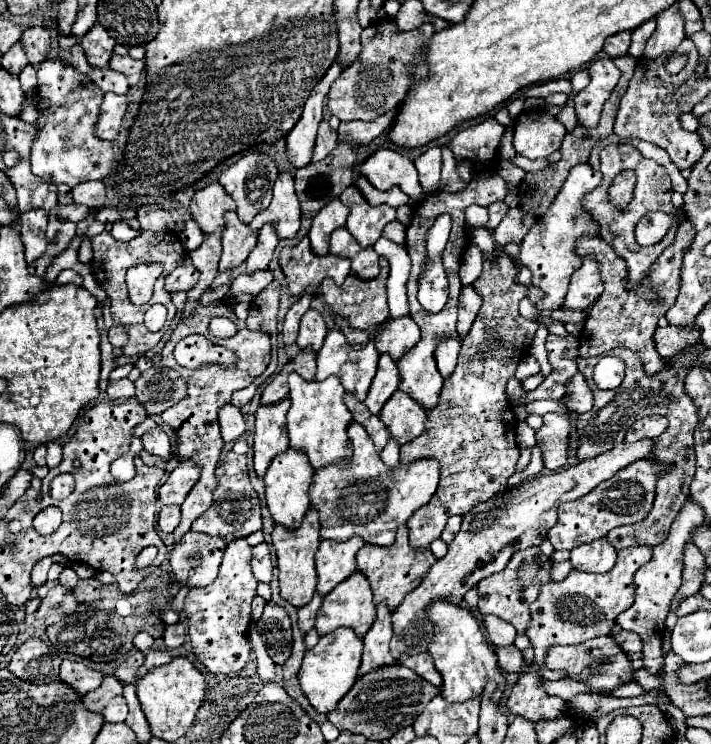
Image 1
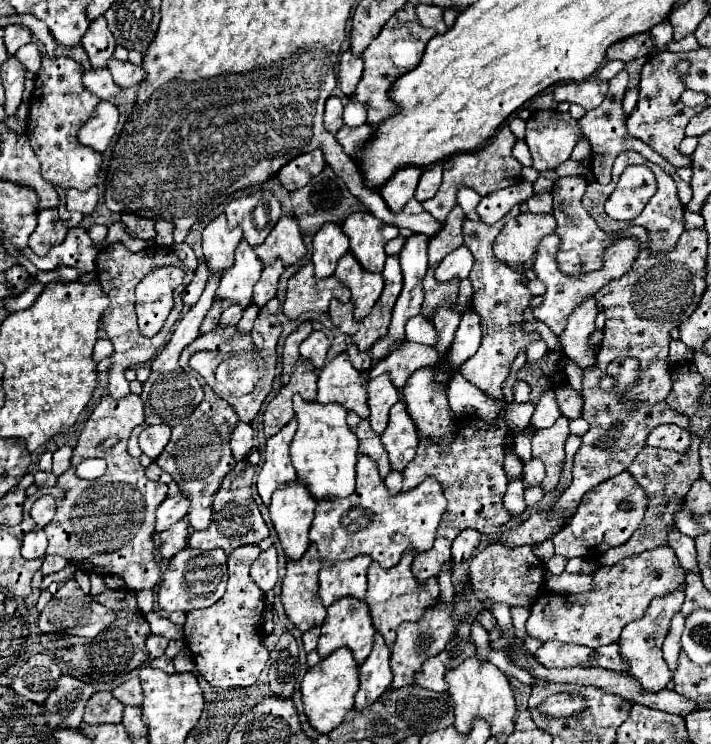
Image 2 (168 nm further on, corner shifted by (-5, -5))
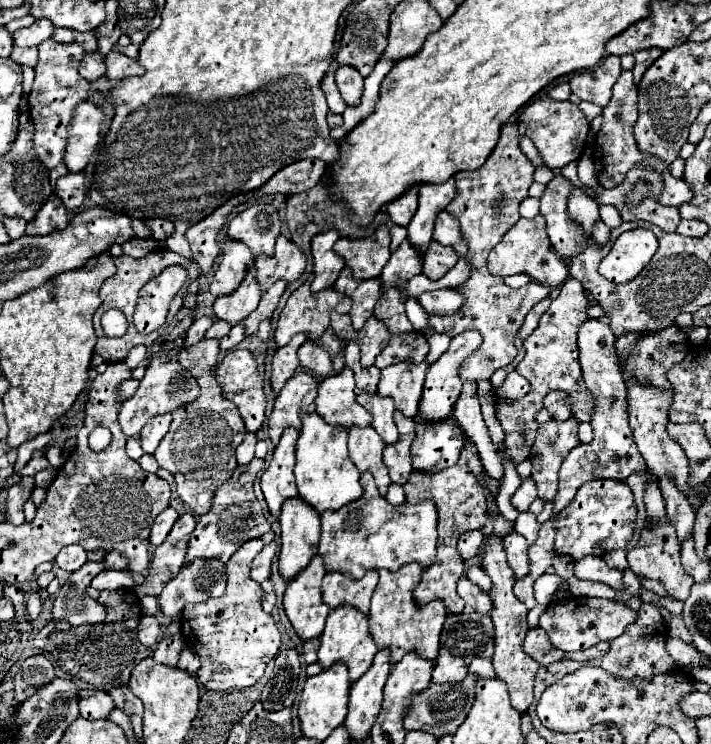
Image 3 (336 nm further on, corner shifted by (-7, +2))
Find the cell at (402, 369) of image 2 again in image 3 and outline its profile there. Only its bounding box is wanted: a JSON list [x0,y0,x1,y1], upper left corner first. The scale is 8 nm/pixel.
[377,360,427,418]

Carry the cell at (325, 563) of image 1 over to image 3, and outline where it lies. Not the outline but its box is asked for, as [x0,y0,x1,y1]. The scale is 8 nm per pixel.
[323,570,377,614]

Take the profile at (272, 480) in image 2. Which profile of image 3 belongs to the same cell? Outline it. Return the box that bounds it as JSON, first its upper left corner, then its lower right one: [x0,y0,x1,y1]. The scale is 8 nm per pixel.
[261,426,299,516]

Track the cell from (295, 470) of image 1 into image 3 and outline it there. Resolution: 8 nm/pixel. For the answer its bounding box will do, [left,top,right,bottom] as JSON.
[279,498,321,580]

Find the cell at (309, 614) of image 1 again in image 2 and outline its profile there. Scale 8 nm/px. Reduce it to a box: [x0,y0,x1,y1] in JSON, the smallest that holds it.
[303,629,319,653]

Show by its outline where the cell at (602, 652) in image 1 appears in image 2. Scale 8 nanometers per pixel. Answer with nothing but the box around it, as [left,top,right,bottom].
[533,641,595,669]

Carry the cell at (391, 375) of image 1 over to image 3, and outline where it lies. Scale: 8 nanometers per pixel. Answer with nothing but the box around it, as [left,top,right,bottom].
[357,392,399,444]

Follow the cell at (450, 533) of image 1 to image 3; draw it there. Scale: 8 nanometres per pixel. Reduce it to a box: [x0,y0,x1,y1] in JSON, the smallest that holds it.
[457,530,483,560]

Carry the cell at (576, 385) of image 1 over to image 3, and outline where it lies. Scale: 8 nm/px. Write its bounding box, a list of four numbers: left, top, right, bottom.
[543,390,571,420]

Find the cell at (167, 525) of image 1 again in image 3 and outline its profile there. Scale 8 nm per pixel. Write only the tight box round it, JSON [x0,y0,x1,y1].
[133,514,195,596]

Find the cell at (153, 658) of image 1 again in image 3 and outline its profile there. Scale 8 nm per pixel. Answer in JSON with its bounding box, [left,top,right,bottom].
[153,634,183,666]

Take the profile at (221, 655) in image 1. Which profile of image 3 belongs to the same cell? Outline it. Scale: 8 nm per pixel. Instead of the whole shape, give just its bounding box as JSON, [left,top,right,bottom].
[181,538,281,690]

